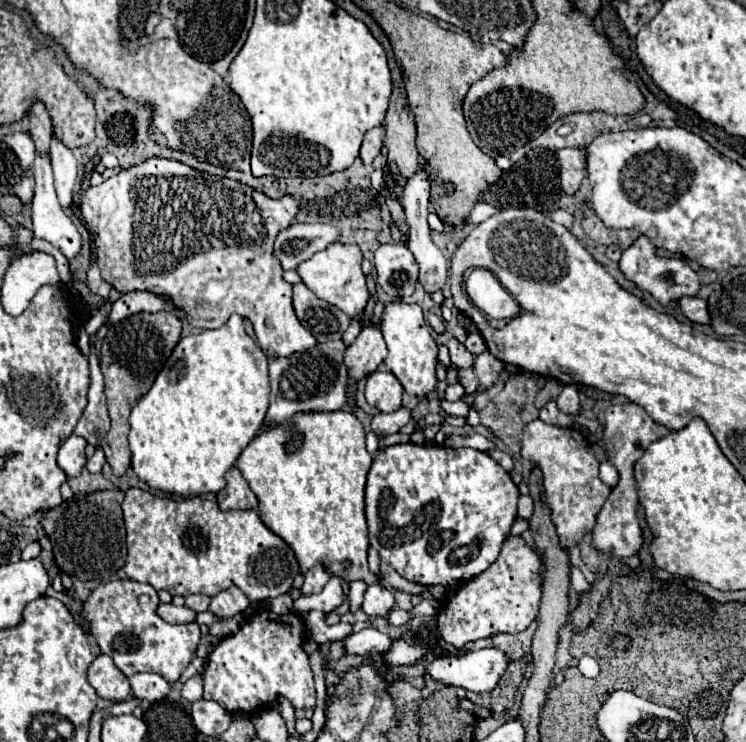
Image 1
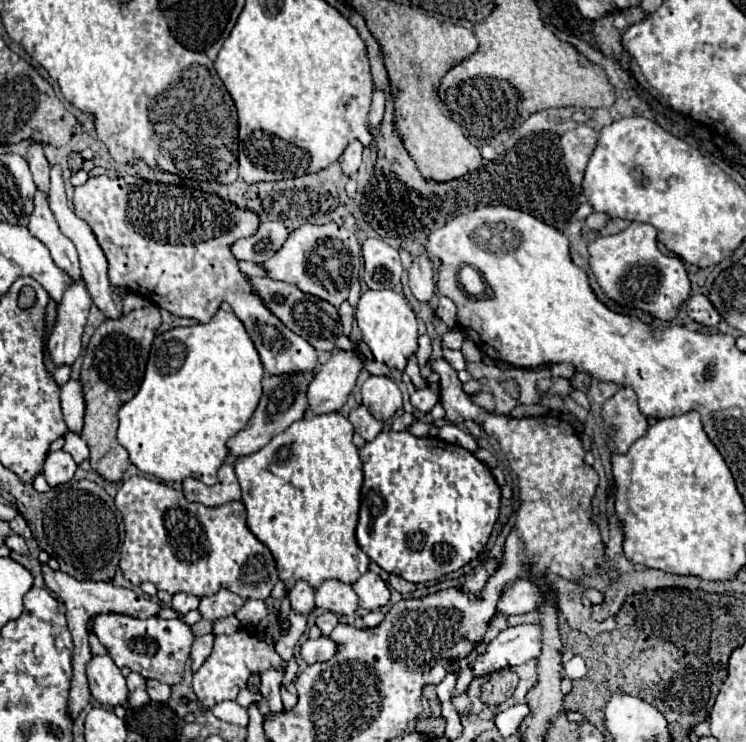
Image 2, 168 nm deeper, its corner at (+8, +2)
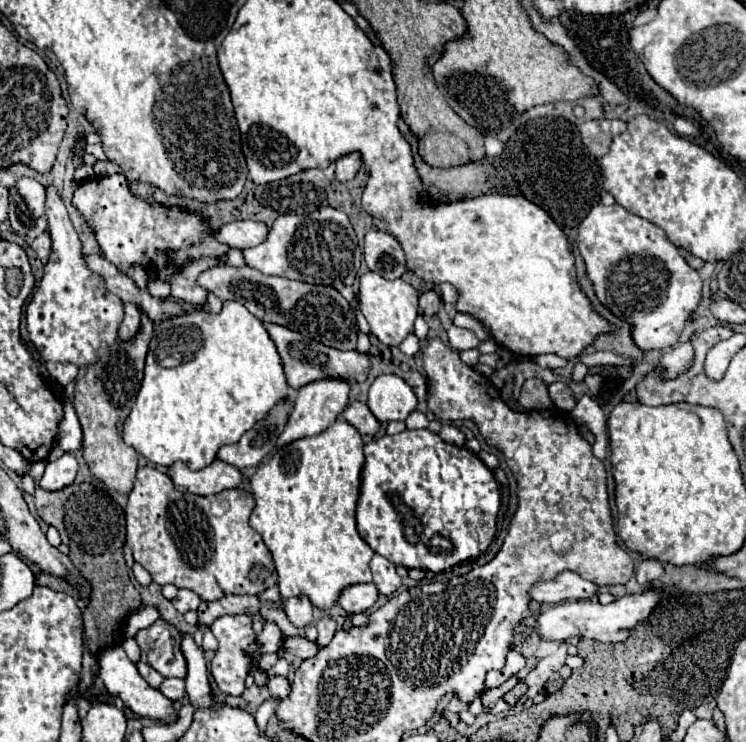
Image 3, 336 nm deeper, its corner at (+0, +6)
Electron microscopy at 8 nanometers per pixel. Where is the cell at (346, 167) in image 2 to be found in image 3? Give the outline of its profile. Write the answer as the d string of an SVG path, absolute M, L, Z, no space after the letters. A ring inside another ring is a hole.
M350 153L350 155L344 155L336 161L336 179L340 183L346 183L346 181L352 181L358 173L362 165L362 159L360 159L360 153Z

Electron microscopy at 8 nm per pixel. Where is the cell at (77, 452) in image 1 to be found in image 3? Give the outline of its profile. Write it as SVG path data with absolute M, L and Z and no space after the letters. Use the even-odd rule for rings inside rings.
M64 453L60 459L46 465L44 475L40 477L38 485L44 491L60 491L62 487L68 487L68 485L74 483L76 471L78 471L76 459L72 455L68 455L68 453Z

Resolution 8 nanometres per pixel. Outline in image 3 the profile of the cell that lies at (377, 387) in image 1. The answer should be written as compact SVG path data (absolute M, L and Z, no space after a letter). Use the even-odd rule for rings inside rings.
M380 375L368 393L368 407L380 421L404 421L416 409L416 395L410 385L396 375Z

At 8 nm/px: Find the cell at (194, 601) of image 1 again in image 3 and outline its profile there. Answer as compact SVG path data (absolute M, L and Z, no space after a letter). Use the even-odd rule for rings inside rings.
M180 589L178 595L172 599L172 605L174 605L180 613L186 613L186 611L190 611L190 609L196 609L200 603L202 603L202 599L200 599L194 591L190 591L190 589Z

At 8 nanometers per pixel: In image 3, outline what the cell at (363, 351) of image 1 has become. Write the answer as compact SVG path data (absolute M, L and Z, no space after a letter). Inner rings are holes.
M322 379L322 381L308 383L306 387L300 387L294 397L294 403L292 403L288 423L276 441L276 449L284 447L296 439L312 437L312 435L318 435L324 429L328 429L338 419L338 415L344 411L344 407L348 405L348 393L350 393L350 383L346 383L342 379Z

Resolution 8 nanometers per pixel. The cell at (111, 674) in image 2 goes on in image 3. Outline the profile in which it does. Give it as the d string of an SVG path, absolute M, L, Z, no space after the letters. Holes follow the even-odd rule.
M112 647L112 649L102 651L98 661L100 661L100 673L98 675L104 681L104 685L106 685L106 689L112 697L120 697L124 701L124 705L140 717L154 719L154 721L164 721L164 723L176 723L178 721L178 711L174 707L174 701L166 699L158 689L150 687L144 681L144 677L138 673L136 665L128 659L128 655L124 653L122 647Z

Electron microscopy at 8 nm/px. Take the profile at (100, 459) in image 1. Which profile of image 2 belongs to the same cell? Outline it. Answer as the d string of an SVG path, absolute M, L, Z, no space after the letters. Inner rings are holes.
M66 433L66 445L62 447L66 453L70 453L72 455L72 459L76 461L76 463L82 463L84 459L88 459L88 445L78 437L78 435L74 435L74 433Z

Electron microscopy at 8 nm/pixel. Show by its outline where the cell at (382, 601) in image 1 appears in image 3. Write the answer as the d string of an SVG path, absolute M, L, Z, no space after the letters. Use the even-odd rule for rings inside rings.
M378 553L370 561L370 571L374 575L374 583L378 587L378 593L384 597L390 597L392 593L396 593L396 589L402 583L402 577L396 573L396 565Z

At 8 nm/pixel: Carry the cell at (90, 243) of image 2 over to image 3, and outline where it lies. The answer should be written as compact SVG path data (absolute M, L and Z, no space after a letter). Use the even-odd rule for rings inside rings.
M124 303L124 321L120 325L120 339L124 343L130 343L130 339L134 339L134 335L138 335L140 331L140 313L132 303Z

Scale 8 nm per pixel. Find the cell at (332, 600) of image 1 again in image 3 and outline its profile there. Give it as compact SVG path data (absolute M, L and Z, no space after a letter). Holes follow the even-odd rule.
M374 583L364 585L350 585L340 593L340 607L348 613L364 613L378 601L378 589Z

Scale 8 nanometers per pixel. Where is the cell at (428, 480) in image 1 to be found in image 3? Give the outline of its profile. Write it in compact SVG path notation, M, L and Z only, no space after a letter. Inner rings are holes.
M428 429L384 435L364 447L360 475L360 497L356 507L360 537L382 557L406 569L426 569L442 573L462 561L480 557L496 535L496 515L500 511L500 487L492 471L466 447L444 443Z

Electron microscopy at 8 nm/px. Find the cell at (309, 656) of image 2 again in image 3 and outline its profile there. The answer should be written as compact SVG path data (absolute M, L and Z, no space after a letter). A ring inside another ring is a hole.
M284 637L284 649L290 651L290 653L294 653L300 659L314 657L320 651L320 647L316 643L310 643L304 637L300 637L300 639L296 639L296 637Z

